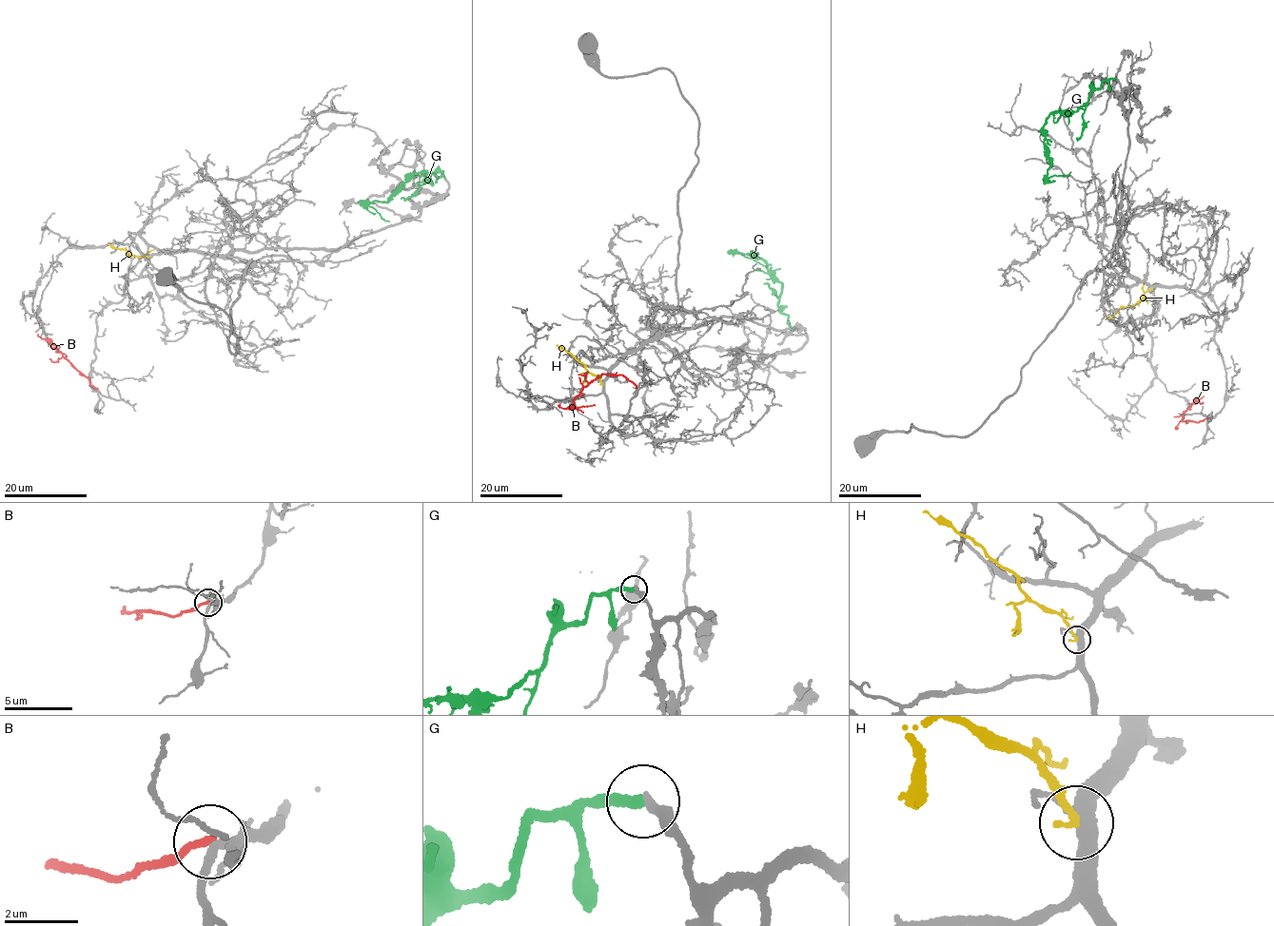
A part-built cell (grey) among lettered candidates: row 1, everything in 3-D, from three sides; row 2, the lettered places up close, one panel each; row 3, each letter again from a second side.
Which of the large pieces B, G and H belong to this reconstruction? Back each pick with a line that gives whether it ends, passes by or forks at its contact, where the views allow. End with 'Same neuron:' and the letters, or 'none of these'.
G: It ends there
Same neuron: G

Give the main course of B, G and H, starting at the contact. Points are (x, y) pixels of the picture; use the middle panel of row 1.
B: (636, 387), (620, 375), (601, 375), (583, 389), (574, 401), (577, 408), (595, 405)
G: (794, 329), (787, 314), (779, 310), (783, 288), (773, 270), (754, 252), (737, 252), (766, 266)
H: (602, 383), (575, 357), (556, 344)

